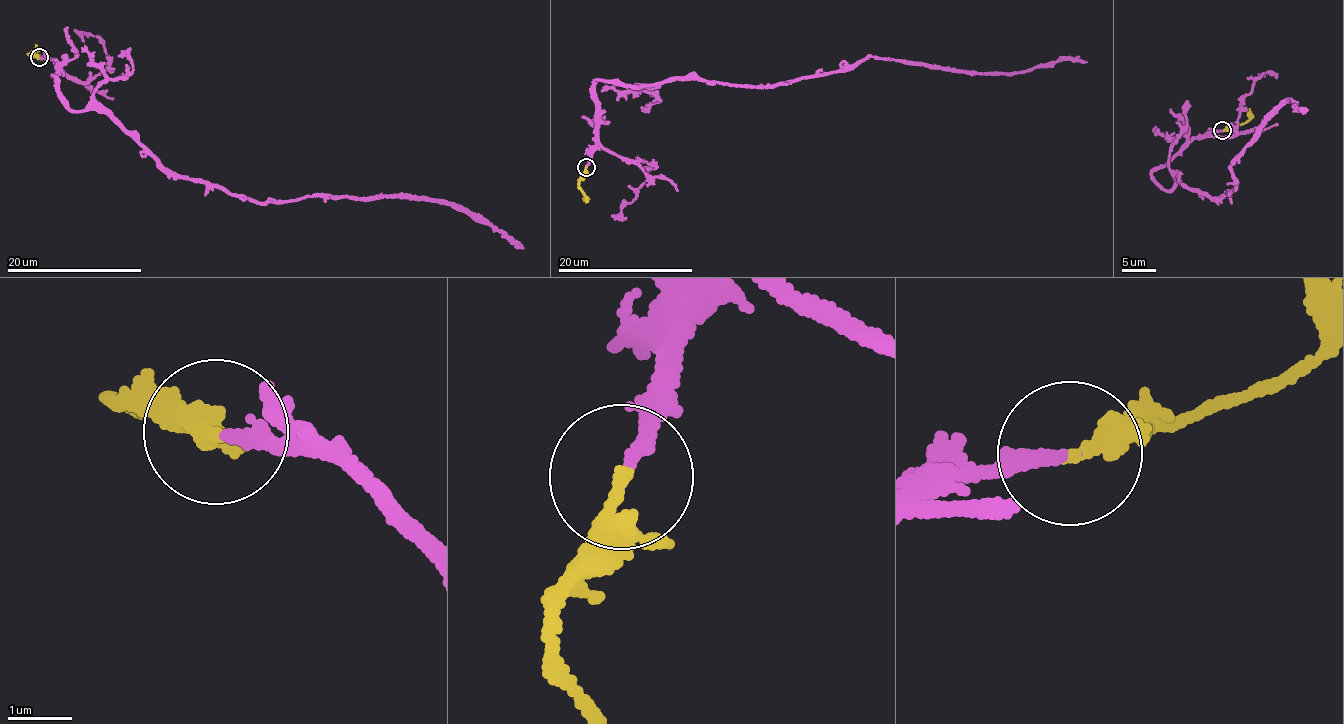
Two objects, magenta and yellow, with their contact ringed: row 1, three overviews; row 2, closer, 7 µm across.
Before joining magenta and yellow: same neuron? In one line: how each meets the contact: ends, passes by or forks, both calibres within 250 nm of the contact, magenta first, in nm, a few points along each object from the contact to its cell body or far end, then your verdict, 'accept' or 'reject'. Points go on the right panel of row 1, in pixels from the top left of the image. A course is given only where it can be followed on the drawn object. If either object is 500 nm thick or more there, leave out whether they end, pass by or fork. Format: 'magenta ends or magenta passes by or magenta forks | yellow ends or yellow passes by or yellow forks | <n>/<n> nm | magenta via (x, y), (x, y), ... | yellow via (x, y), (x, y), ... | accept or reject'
magenta ends | yellow passes by | 170/220 nm | magenta via (1222, 130), (1157, 166), (1156, 183), (1168, 191), (1179, 176), (1221, 197), (1265, 120), (1292, 97), (1308, 110) | yellow via (1222, 130), (1249, 118), (1250, 108) | accept

